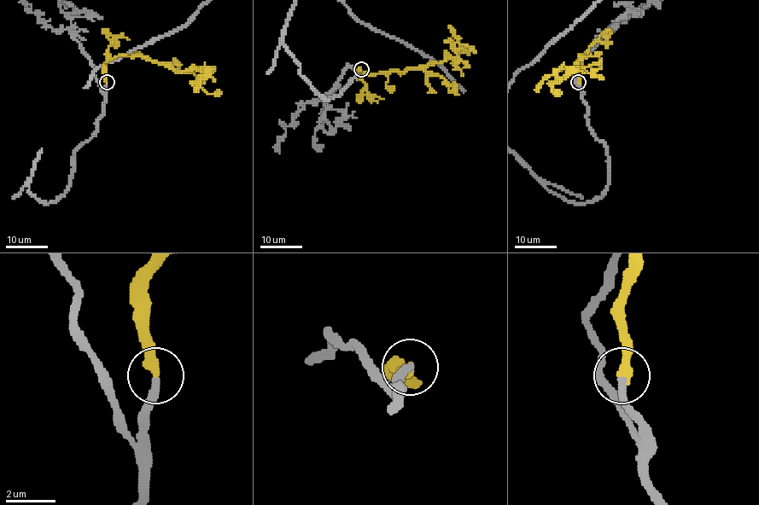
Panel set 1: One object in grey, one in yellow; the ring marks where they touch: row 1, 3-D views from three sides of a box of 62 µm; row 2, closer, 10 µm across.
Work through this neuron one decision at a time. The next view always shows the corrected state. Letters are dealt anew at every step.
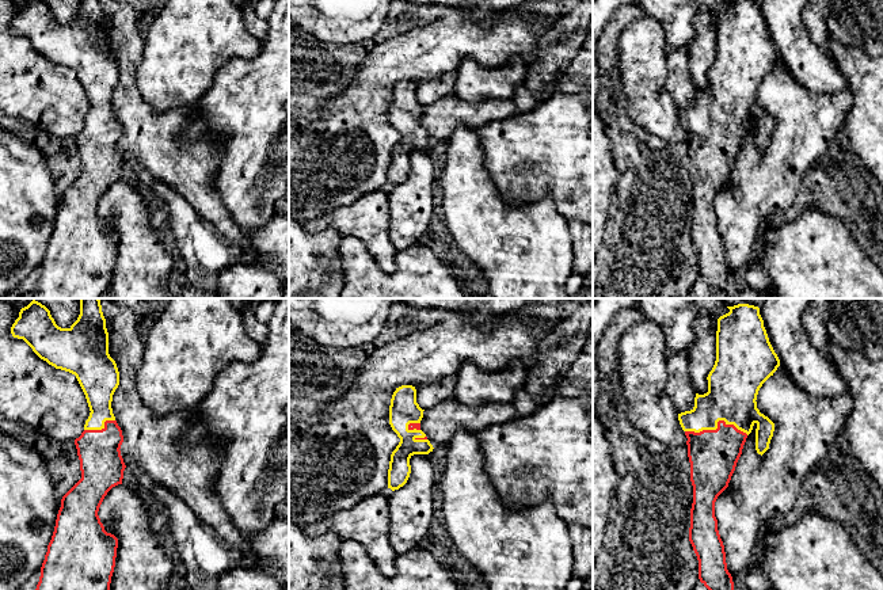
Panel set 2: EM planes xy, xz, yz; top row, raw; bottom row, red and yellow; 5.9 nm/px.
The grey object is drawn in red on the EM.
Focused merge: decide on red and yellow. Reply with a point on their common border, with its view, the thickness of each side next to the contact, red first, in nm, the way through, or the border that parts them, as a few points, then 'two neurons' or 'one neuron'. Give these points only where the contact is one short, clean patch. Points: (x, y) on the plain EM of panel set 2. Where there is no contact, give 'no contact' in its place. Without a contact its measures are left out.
meets red in yz at (718, 121); 280 nm thick on the red side, 300 nm on the other; one neuron

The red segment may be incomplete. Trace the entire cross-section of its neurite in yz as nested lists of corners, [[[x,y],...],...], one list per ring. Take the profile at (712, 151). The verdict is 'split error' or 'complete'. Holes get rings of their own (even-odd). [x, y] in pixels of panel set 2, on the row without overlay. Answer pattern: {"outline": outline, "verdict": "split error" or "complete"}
{"outline": [[[749,0],[727,3],[728,9],[718,15],[716,57],[709,68],[708,88],[696,90],[694,103],[678,110],[688,134],[693,199],[690,205],[689,237],[699,256],[699,275],[715,292],[735,292],[732,273],[727,266],[724,241],[718,227],[715,198],[728,183],[747,132],[756,121],[756,146],[764,151],[769,145],[774,119],[757,104],[757,91],[762,80],[780,62],[760,4]]], "verdict": "split error"}

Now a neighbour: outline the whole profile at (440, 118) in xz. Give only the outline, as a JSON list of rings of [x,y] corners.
[[[448,95],[423,107],[420,126],[435,146],[445,146],[457,126],[479,129],[522,113],[513,100],[467,102]]]

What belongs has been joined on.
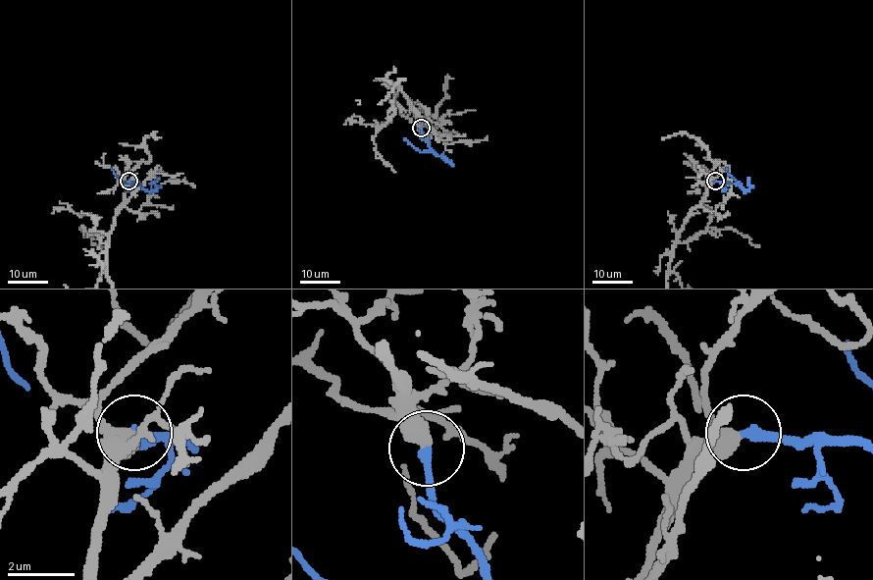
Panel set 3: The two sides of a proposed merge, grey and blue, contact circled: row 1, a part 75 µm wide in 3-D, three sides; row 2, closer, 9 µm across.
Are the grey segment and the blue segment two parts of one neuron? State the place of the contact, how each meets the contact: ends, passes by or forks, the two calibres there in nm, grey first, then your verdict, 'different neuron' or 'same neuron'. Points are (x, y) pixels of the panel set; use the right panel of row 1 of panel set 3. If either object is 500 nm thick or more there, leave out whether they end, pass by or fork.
(715, 181) | grey passes by | blue ends | 360/260 nm | same neuron

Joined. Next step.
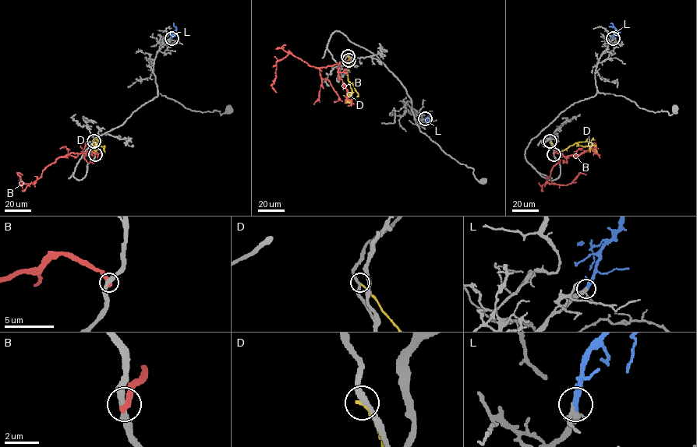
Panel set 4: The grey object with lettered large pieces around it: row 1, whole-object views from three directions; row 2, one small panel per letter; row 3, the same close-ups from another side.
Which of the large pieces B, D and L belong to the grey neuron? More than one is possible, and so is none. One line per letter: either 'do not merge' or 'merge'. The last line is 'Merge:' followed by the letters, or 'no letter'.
B: do not merge
D: do not merge
L: merge
Merge: L

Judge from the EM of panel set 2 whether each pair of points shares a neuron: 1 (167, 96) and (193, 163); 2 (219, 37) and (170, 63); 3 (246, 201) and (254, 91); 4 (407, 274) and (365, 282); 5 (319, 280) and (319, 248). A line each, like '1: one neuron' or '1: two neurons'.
1: two neurons
2: one neuron
3: one neuron
4: one neuron
5: one neuron

